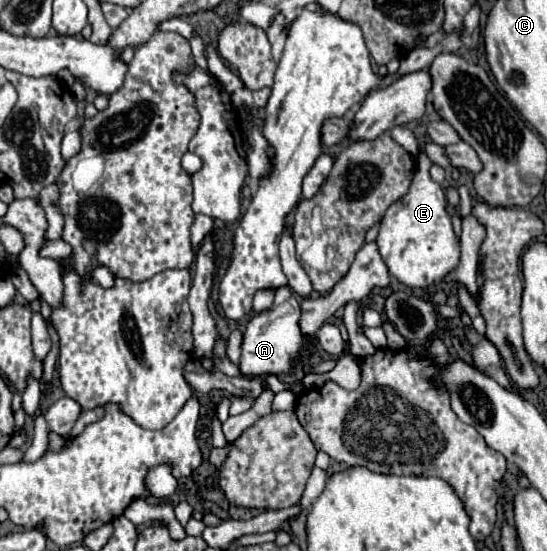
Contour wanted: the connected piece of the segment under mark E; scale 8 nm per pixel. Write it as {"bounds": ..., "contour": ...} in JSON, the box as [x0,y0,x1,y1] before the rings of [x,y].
{"bounds":[376,155,460,289],"contour":[[[420,155],[410,191],[388,207],[380,221],[380,233],[376,239],[378,251],[392,277],[412,289],[424,289],[438,283],[444,275],[456,269],[460,257],[460,245],[446,211],[446,195],[442,187],[432,181],[428,169],[428,157]]]}

